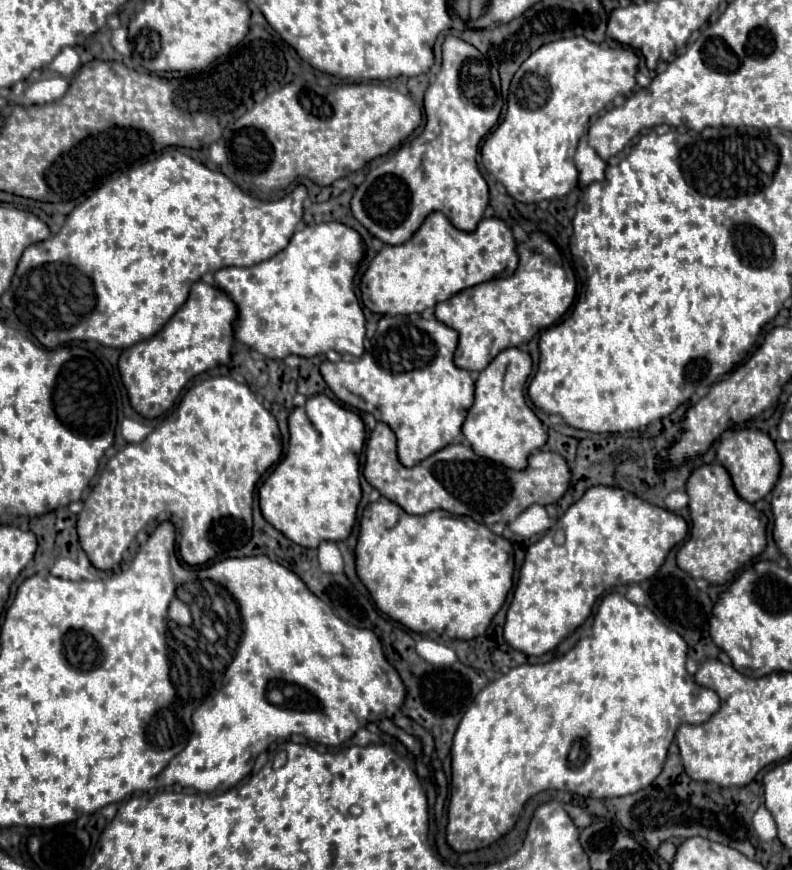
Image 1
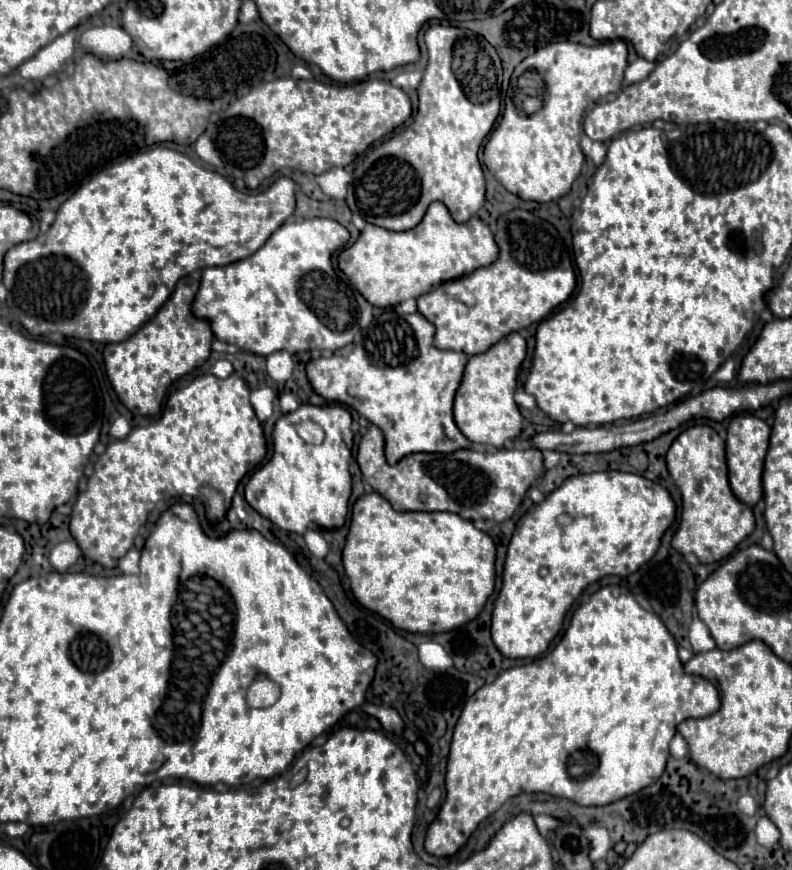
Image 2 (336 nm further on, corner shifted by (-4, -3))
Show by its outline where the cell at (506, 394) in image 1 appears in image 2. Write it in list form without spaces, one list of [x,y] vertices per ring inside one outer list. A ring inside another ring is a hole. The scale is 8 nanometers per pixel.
[[[510,333],[494,343],[486,353],[468,357],[462,383],[454,397],[454,421],[472,443],[500,449],[506,439],[514,439],[516,435],[520,435],[522,415],[514,401],[514,389],[524,357],[526,341],[524,337],[520,337],[520,333]]]

